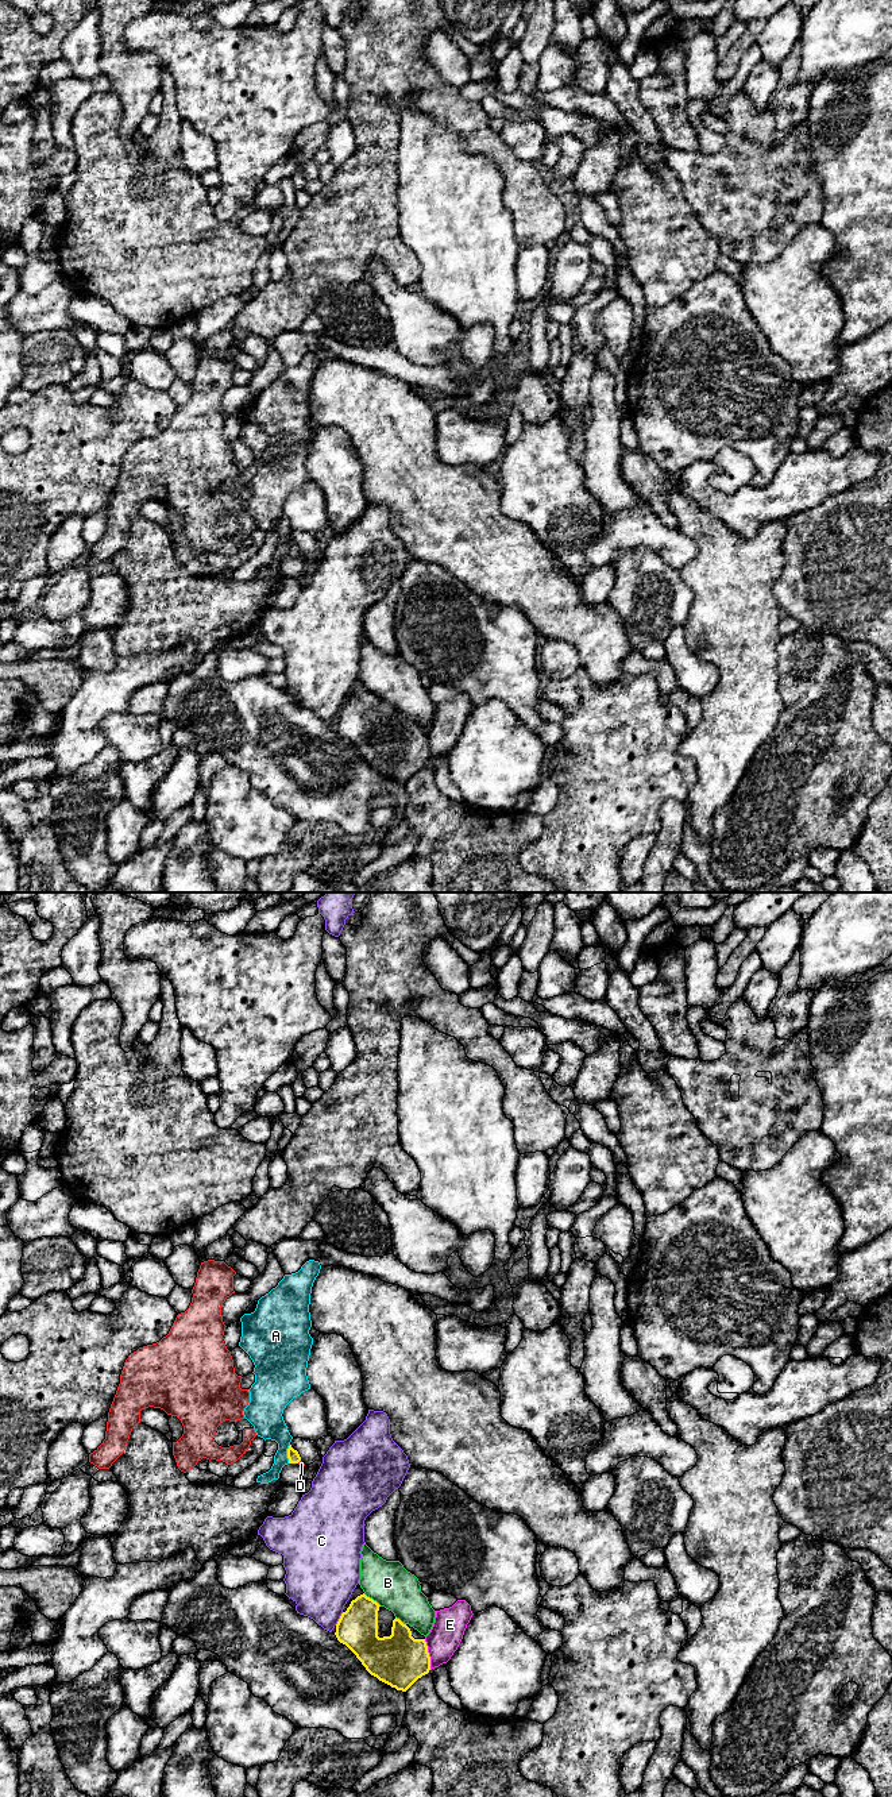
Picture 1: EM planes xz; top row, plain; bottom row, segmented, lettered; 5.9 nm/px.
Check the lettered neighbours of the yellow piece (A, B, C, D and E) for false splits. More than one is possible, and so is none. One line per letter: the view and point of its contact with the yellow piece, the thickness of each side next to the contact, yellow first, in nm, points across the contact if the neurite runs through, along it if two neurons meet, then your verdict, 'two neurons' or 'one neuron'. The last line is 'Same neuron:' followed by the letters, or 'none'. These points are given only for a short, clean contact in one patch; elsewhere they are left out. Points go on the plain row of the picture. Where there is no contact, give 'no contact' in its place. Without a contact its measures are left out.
A: meets yellow in xz at (288, 547); 70 nm thick on the yellow side, 190 nm on the other; border along xz (290, 538), (288, 542), (288, 555); two neurons
B: meets yellow in xz at (371, 691); 240 nm thick on the yellow side, 260 nm on the other; two neurons
C: meets yellow in xz at (339, 712); 240 nm thick on the yellow side, 380 nm on the other; two neurons
D: meets yellow in xz at (298, 554); 70 nm thick on the yellow side, 30 nm on the other; border along xz (300, 552), (297, 555); two neurons
E: meets yellow in xz at (428, 747); 320 nm thick on the yellow side, 190 nm on the other; two neurons
Same neuron: none

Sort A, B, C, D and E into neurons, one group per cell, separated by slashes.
A / B / C / D / E

